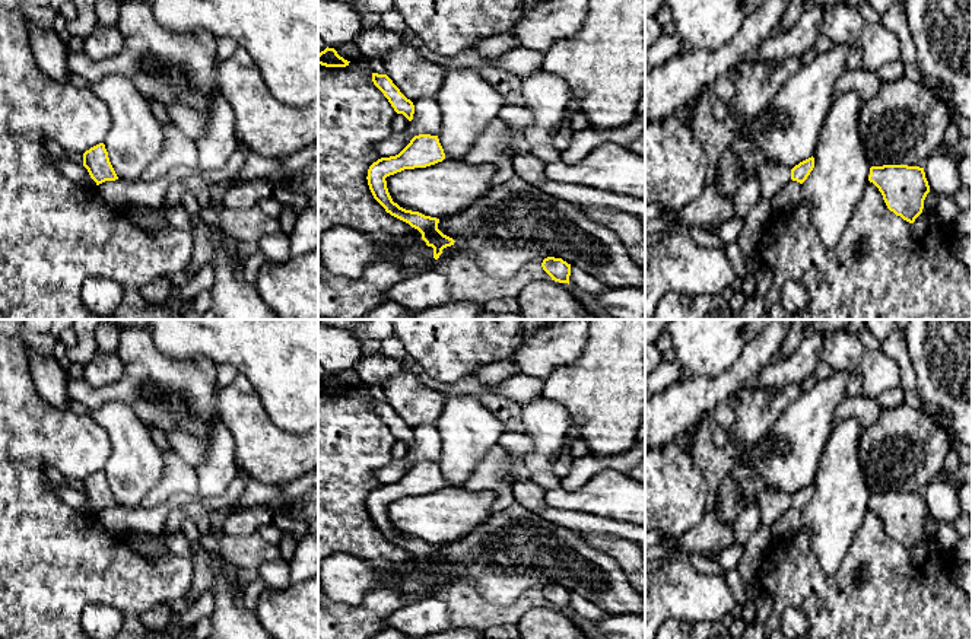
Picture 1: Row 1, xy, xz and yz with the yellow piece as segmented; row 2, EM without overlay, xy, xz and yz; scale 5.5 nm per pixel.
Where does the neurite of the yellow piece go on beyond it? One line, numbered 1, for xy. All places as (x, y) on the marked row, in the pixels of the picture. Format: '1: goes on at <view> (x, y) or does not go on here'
1: does not go on here

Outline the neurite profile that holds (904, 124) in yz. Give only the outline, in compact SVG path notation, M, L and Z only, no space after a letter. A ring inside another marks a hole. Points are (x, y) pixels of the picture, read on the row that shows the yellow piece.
M906 77L883 82L880 92L865 101L860 111L858 133L871 166L908 165L922 168L943 144L950 123L946 102Z

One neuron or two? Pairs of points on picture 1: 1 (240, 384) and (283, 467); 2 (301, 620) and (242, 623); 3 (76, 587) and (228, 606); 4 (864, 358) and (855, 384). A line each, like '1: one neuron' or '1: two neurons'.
1: one neuron
2: two neurons
3: two neurons
4: two neurons

